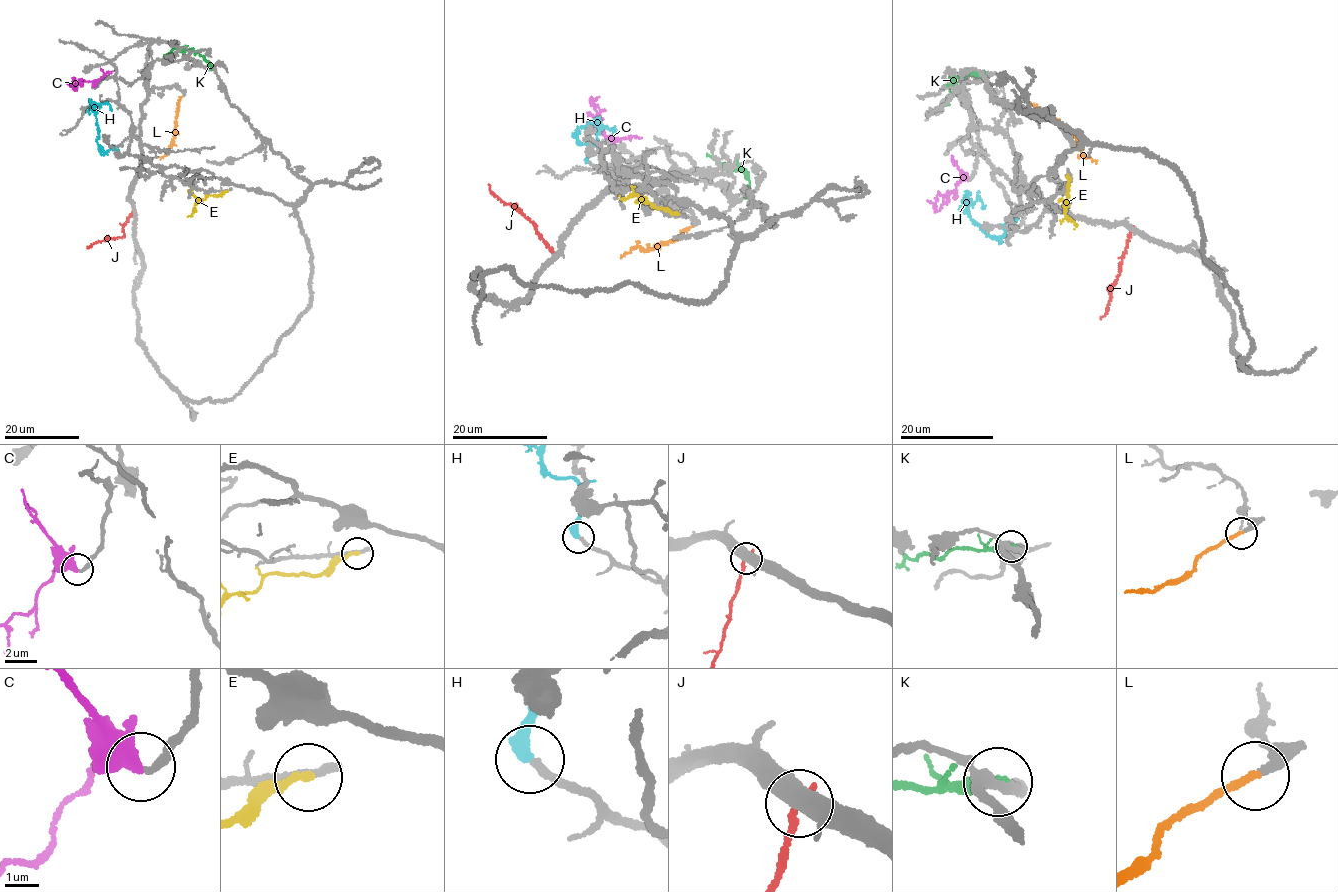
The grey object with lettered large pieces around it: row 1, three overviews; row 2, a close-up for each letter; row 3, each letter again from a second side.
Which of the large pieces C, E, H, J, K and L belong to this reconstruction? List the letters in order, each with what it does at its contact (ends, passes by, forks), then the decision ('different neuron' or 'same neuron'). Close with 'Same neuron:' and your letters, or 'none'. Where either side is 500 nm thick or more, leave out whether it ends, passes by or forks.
C: same neuron
E: it ends there; different neuron
H: it ends there; same neuron
J: different neuron
K: it ends there; different neuron
L: it ends there; same neuron
Same neuron: C, H, L

